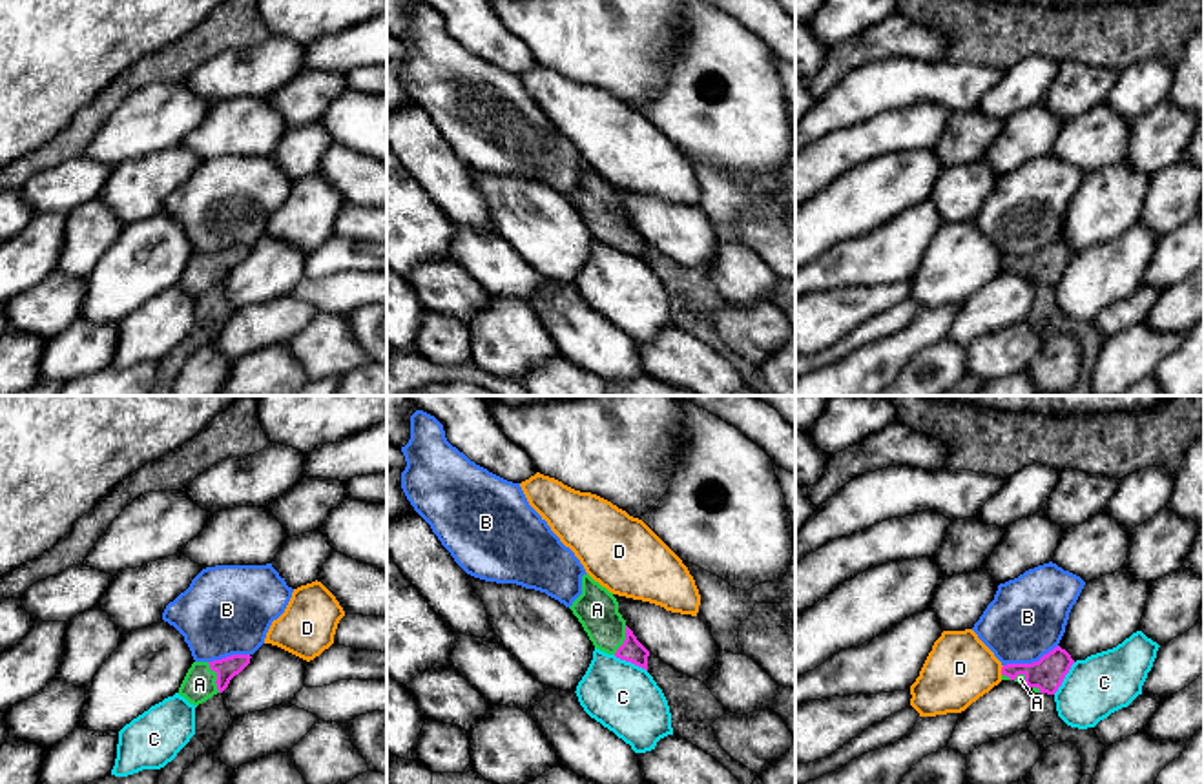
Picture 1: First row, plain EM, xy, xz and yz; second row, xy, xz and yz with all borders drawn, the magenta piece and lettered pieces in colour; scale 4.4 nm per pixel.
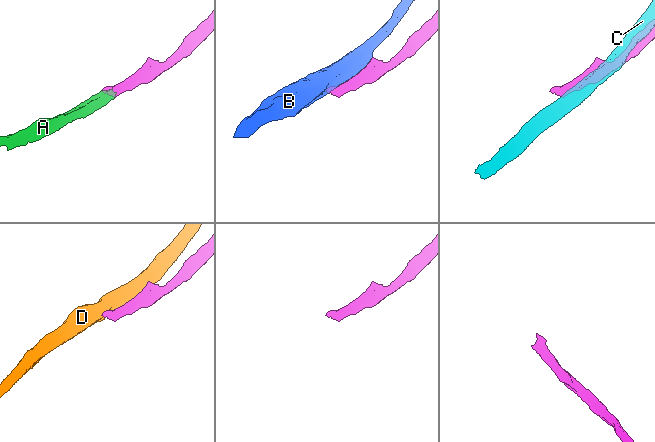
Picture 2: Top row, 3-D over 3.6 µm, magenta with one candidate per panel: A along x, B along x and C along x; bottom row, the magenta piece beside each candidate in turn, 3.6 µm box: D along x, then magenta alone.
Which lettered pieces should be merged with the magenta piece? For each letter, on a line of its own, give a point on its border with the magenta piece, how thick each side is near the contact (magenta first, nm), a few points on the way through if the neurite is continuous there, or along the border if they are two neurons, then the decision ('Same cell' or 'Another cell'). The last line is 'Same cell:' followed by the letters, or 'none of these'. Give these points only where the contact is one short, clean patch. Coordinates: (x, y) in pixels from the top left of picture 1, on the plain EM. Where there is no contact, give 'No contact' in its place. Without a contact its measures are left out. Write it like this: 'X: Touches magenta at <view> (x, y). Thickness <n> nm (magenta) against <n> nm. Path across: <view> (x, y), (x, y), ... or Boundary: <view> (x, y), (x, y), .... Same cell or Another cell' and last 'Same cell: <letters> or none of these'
A: Touches magenta at xy (217, 268). Thickness 100 nm (magenta) against 140 nm. Path across: xy (227, 259), (217, 268), (205, 270), (199, 276). Same cell
B: Touches magenta at yz (1033, 254). Thickness 150 nm (magenta) against 340 nm. Another cell
C: Touches magenta at xz (630, 252). Thickness 100 nm (magenta) against 300 nm. Another cell
D: Touches magenta at yz (1002, 261). Thickness 150 nm (magenta) against 300 nm. Boundary: yz (1004, 257), (1000, 265). Another cell
Same cell: A

